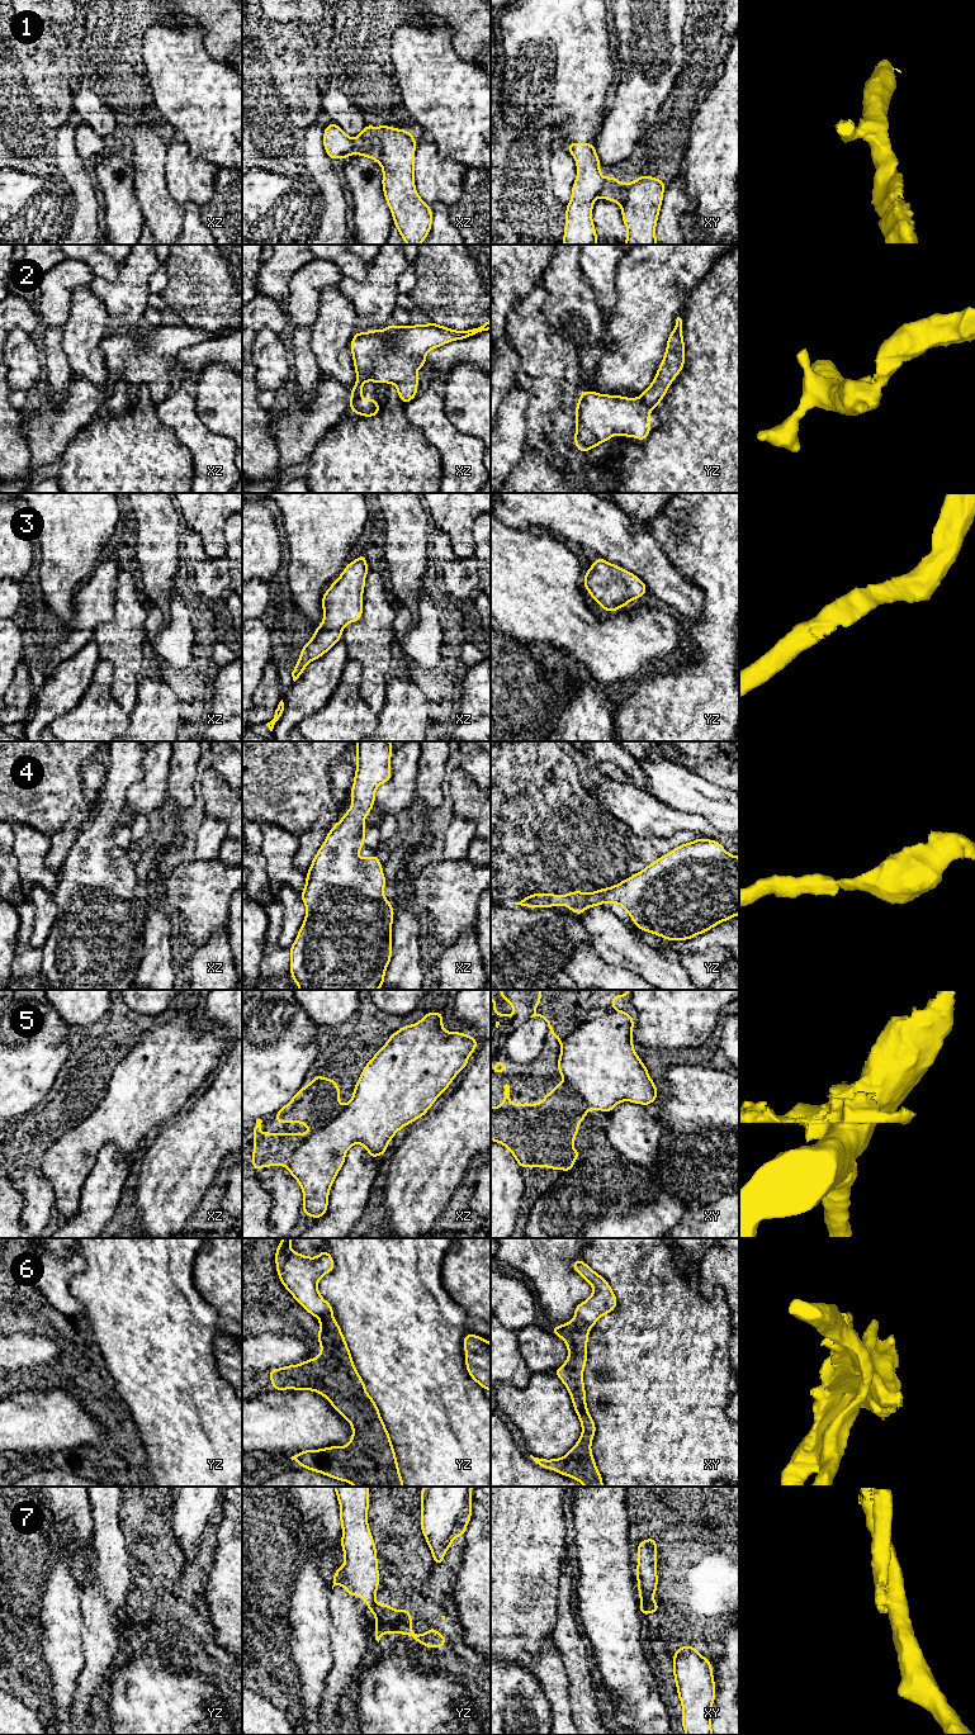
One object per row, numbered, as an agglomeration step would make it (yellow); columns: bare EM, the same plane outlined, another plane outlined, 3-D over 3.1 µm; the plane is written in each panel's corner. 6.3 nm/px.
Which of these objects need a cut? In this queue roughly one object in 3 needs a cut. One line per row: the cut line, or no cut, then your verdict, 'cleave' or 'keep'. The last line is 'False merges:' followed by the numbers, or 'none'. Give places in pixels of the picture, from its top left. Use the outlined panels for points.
1: xy (604, 181), (599, 195) | cleave
2: yz (638, 398), (652, 407) | cleave
3: no cut | keep
4: no cut | keep
5: no cut | keep
6: xy (574, 1317), (581, 1319), (588, 1328) | cleave
7: xy (640, 1600), (656, 1611) | cleave
False merges: 1, 2, 6, 7

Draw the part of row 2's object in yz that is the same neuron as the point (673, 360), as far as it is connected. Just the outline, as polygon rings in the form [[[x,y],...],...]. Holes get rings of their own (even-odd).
[[[677,317],[676,326],[667,340],[664,357],[652,384],[640,394],[639,399],[650,407],[659,406],[668,387],[681,373],[685,365],[685,342],[682,336],[682,319]]]

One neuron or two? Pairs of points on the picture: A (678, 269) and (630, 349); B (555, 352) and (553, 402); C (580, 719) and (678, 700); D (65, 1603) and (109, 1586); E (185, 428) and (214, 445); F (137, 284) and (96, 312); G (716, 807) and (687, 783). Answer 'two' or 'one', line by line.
A: one
B: one
C: two
D: two
E: one
F: two
G: one

